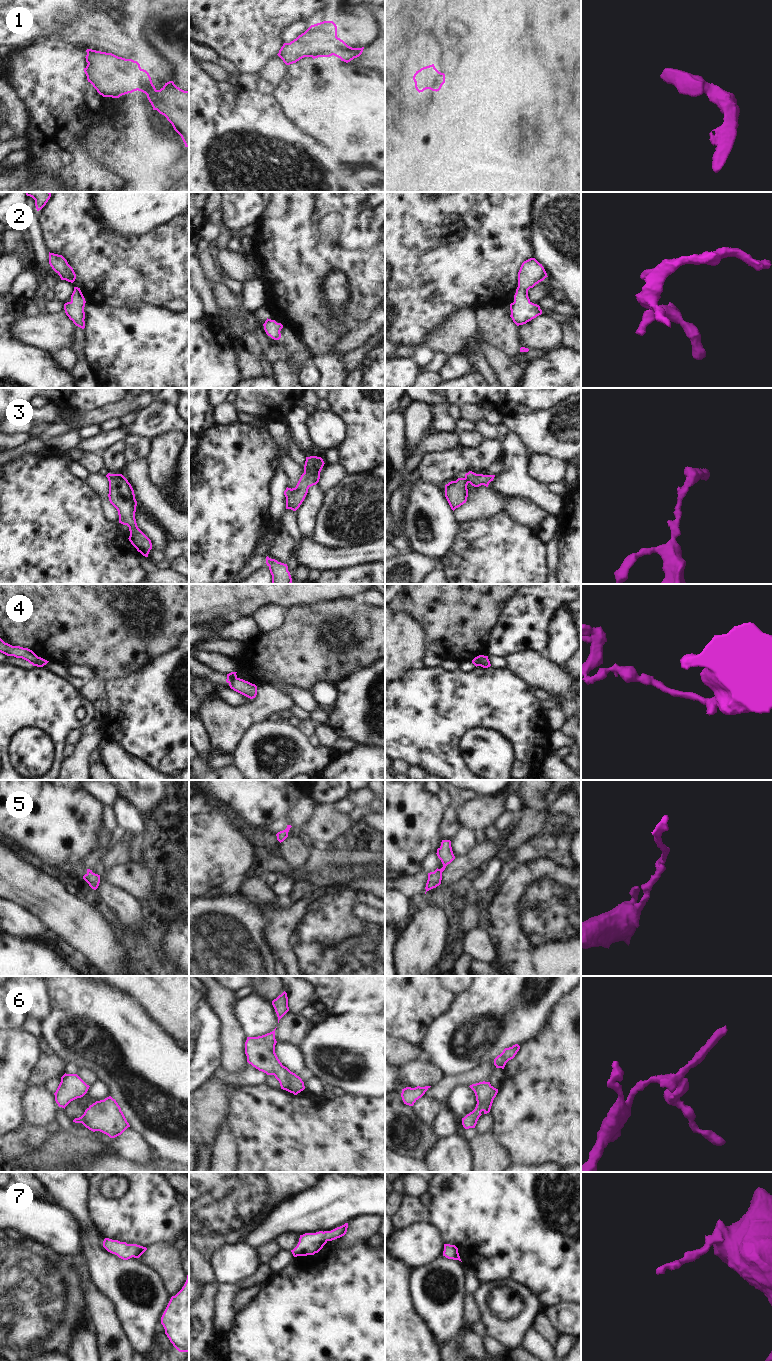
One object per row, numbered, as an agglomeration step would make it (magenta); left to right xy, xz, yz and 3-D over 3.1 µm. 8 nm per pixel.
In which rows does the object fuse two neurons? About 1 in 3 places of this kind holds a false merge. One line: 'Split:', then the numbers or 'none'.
Split: none

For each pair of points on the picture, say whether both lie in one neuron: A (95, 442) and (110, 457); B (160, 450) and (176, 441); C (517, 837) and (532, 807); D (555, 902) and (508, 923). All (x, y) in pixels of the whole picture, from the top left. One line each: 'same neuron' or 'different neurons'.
A: different neurons
B: same neuron
C: same neuron
D: same neuron

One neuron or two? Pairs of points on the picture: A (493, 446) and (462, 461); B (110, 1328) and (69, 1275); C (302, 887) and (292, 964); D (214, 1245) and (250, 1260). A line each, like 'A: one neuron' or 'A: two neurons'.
A: one neuron
B: two neurons
C: two neurons
D: two neurons

